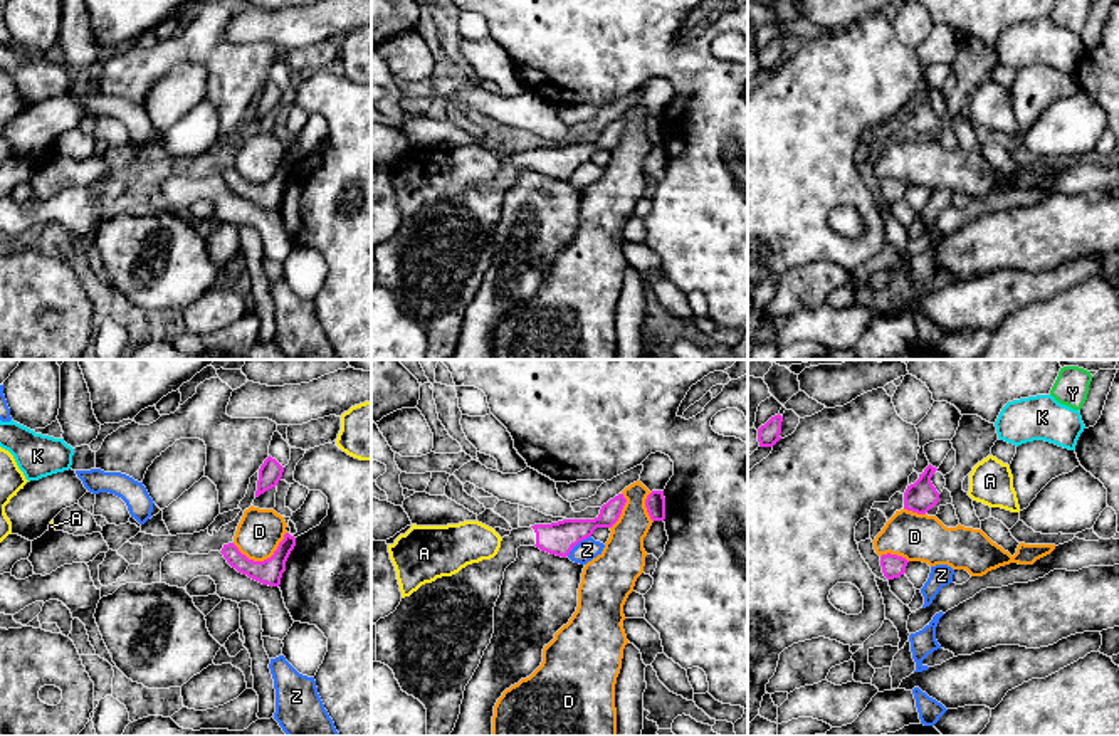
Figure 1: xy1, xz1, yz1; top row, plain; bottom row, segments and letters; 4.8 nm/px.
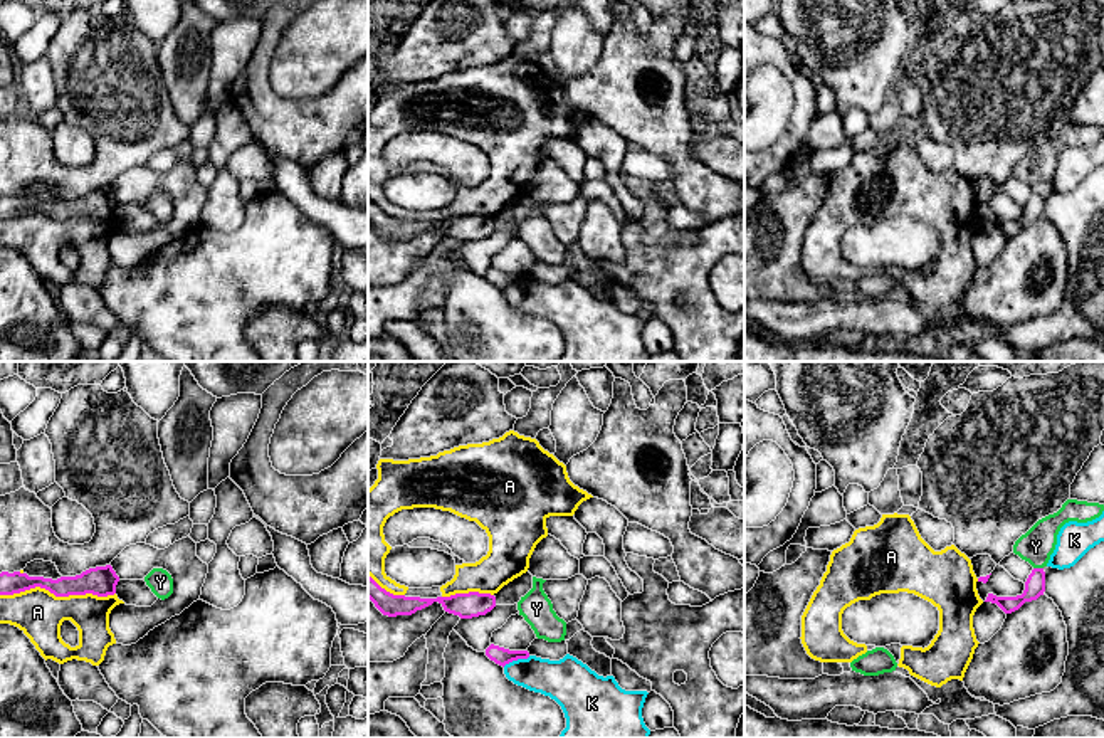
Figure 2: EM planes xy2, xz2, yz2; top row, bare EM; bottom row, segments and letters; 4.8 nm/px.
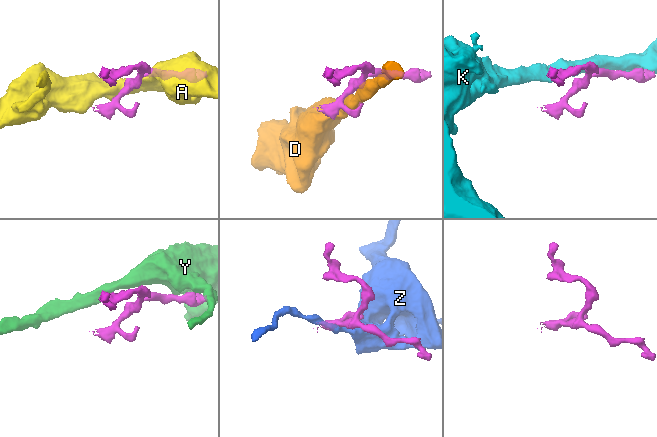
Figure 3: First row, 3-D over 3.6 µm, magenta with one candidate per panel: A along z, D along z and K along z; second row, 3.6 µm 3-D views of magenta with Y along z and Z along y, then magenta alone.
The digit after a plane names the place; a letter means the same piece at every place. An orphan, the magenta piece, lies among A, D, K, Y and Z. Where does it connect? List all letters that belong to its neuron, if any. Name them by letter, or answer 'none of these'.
none of these

